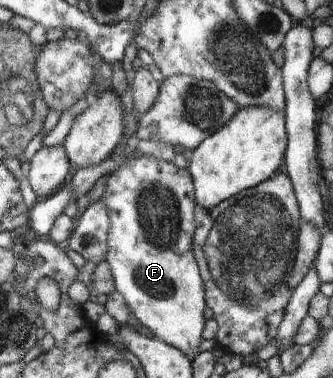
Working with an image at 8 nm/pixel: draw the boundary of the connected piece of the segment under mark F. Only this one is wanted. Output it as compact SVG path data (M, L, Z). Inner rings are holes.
M137 155L126 167L119 167L108 176L102 197L109 215L105 261L111 269L114 291L123 297L135 319L152 331L154 338L192 359L206 347L202 333L207 305L203 279L192 249L196 224L191 175L187 168L177 169L173 162Z

